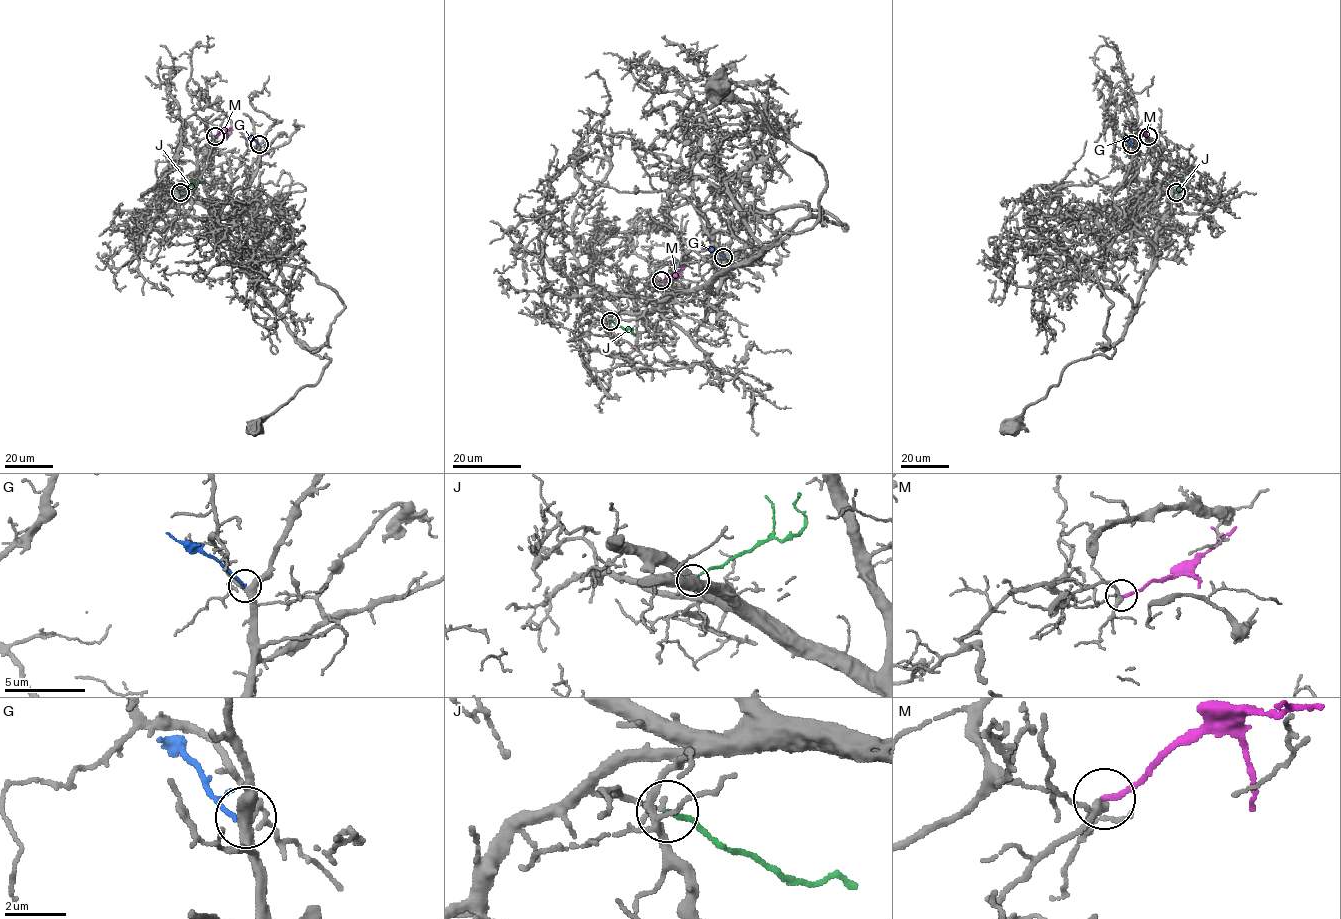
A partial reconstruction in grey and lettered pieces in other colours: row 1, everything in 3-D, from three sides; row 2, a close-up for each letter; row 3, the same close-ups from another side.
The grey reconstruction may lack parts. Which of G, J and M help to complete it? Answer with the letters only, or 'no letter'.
no letter

